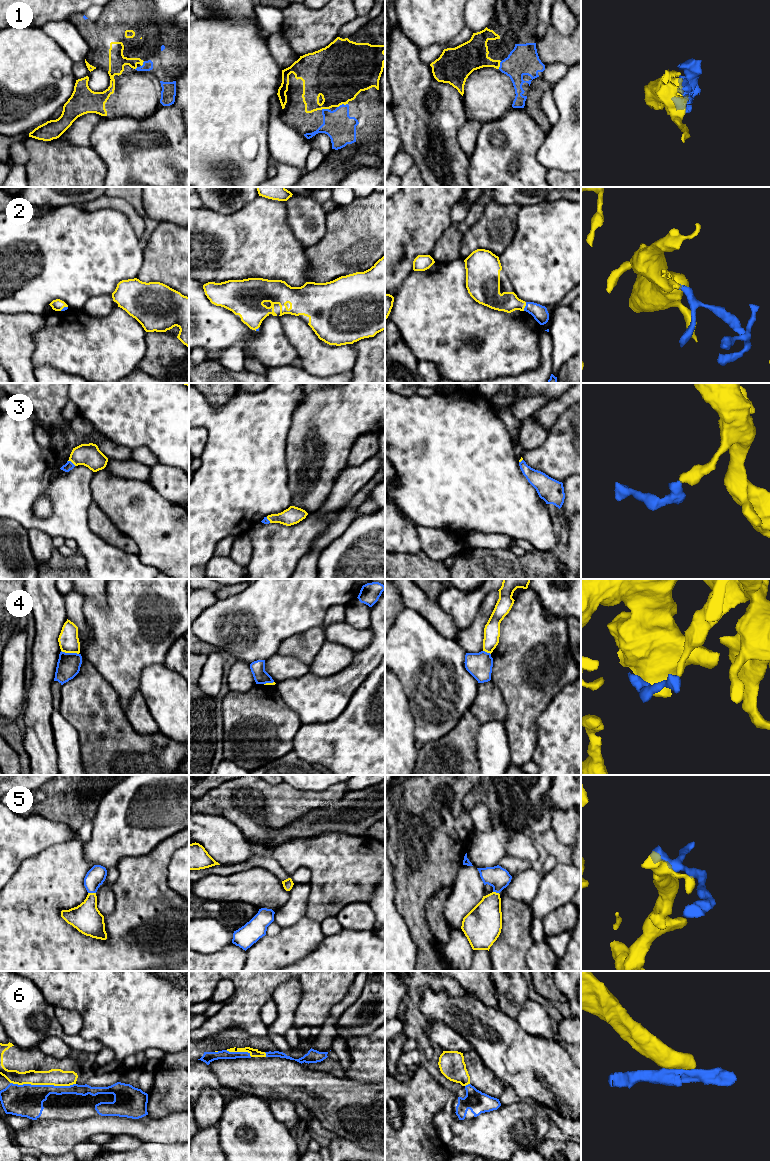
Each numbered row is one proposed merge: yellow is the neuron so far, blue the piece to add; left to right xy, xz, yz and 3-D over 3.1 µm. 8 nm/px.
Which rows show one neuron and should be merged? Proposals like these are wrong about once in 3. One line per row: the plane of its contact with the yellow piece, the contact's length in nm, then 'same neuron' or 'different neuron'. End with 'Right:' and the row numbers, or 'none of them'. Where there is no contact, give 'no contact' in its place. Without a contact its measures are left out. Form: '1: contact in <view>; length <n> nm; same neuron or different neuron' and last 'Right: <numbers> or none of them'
1: contact in xz; length 90 nm; same neuron
2: contact in yz; length 80 nm; same neuron
3: contact in xy; length 80 nm; same neuron
4: contact in xy; length 150 nm; different neuron
5: contact in xy; length 60 nm; same neuron
6: contact in xy; length 550 nm; different neuron
Right: 1, 2, 3, 5

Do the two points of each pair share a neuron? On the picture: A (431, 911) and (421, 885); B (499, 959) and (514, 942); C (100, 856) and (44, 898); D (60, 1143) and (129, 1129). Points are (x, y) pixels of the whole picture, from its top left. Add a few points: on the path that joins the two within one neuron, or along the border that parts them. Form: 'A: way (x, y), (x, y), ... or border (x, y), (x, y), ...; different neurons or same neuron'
A: border (445, 886), (437, 889), (427, 901), (427, 925); different neurons
B: way (503, 955), (512, 946); same neuron
C: border (82, 844), (83, 857), (94, 864); different neurons
D: way (77, 1131), (89, 1126), (112, 1126); same neuron

